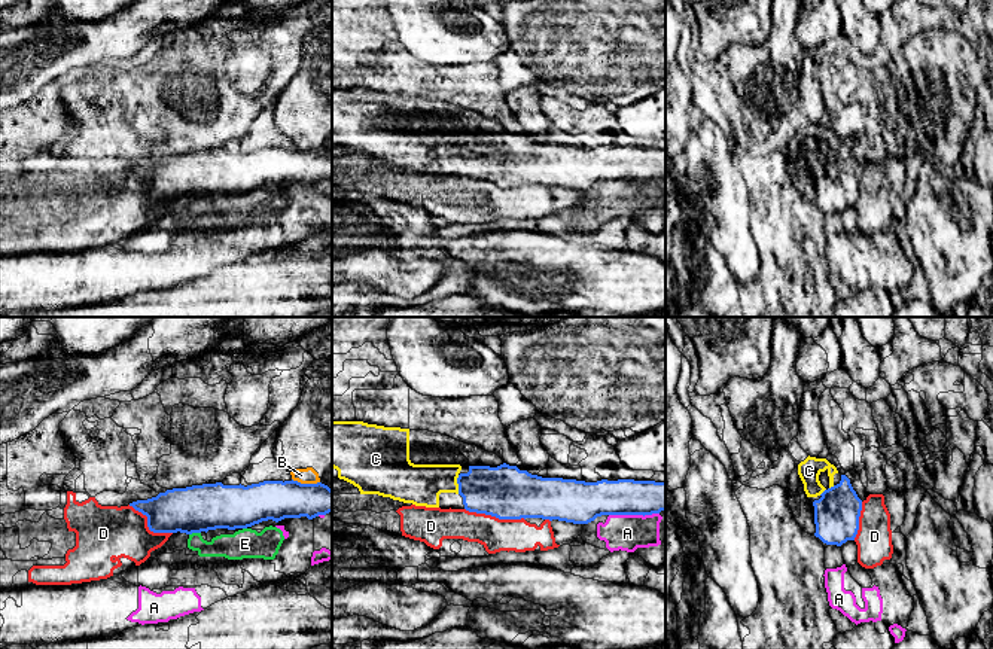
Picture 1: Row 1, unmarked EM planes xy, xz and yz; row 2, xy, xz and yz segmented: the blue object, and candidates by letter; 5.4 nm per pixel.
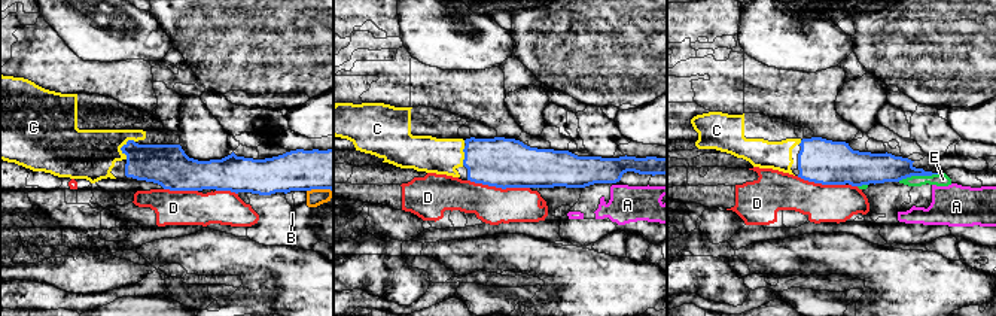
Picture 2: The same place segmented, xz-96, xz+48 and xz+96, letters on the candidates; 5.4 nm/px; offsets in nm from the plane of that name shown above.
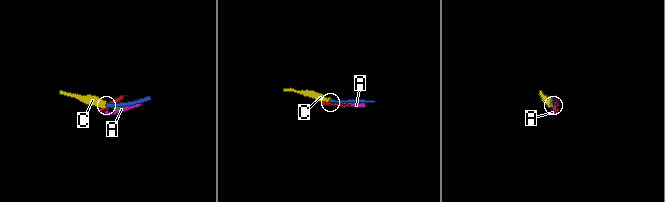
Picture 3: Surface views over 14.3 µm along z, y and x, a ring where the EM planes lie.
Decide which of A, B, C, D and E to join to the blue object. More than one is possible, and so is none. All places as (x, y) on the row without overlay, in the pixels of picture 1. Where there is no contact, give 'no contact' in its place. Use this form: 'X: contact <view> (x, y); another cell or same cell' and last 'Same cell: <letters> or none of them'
A: contact xz (633, 180); another cell
B: contact xy (305, 151); another cell
C: contact xz (457, 149); same cell
D: contact xz (495, 182); another cell
E: contact xy (194, 198); another cell
Same cell: C

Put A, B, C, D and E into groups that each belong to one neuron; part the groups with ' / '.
A E / B / C / D

